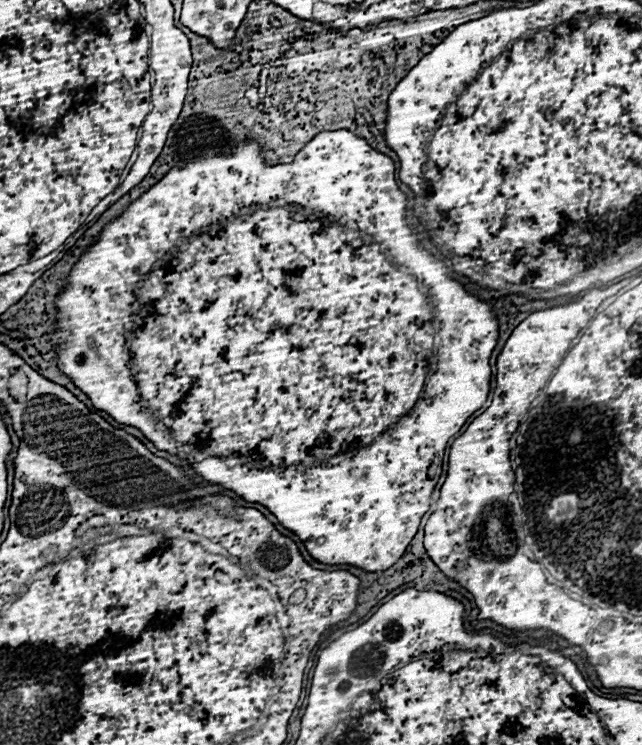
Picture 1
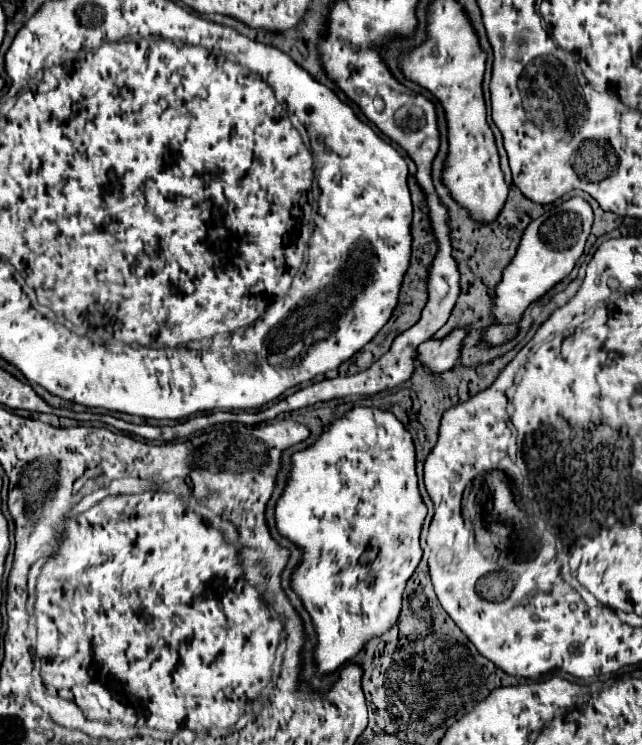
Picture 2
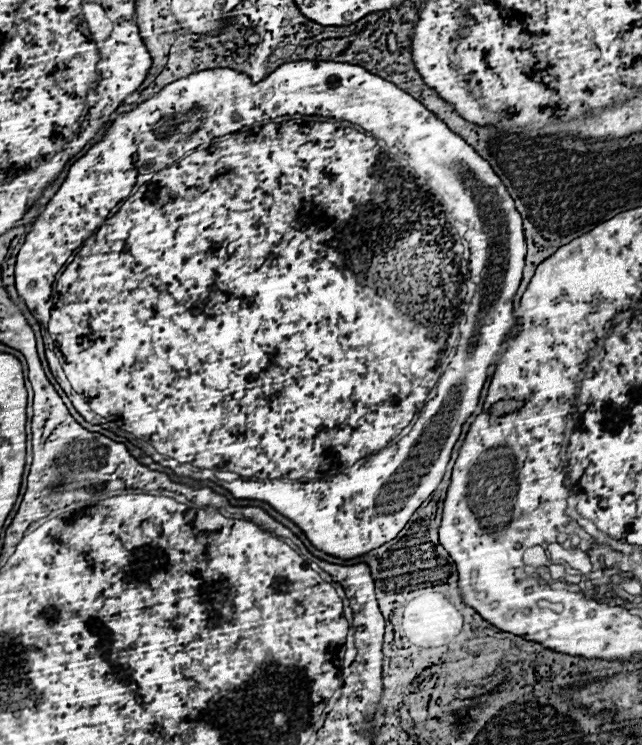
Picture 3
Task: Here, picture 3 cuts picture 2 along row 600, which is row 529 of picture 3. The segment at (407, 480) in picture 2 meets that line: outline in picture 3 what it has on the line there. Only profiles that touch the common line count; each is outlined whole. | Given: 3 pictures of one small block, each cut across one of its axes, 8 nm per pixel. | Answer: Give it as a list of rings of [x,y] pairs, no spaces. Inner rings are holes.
[[[298,60],[298,62],[286,62],[286,64],[282,64],[282,66],[278,66],[278,68],[276,68],[276,70],[274,70],[274,72],[270,72],[270,74],[268,74],[268,76],[266,76],[266,78],[264,78],[264,80],[260,80],[260,82],[256,82],[256,84],[254,84],[254,82],[252,82],[252,80],[250,80],[250,76],[248,76],[248,74],[240,74],[240,72],[236,72],[236,70],[230,70],[230,68],[212,68],[212,70],[202,70],[202,72],[196,72],[196,74],[190,74],[190,76],[186,76],[186,78],[180,78],[180,80],[176,80],[176,82],[174,82],[174,84],[170,84],[170,86],[166,86],[166,88],[162,88],[162,90],[160,90],[160,92],[158,92],[158,94],[156,94],[156,96],[152,96],[152,98],[150,98],[150,100],[146,100],[146,102],[142,102],[142,104],[138,104],[138,106],[136,106],[136,108],[134,108],[134,110],[130,110],[130,112],[124,112],[124,114],[120,114],[120,116],[118,116],[118,118],[116,118],[116,120],[114,120],[114,122],[112,122],[112,124],[110,124],[110,126],[108,126],[108,130],[106,130],[106,134],[104,134],[104,138],[102,138],[102,140],[100,140],[100,142],[96,142],[96,143],[95,143],[95,144],[94,144],[94,145],[93,145],[93,146],[92,146],[92,148],[90,148],[90,150],[88,150],[88,152],[86,152],[86,154],[84,154],[84,156],[82,156],[82,158],[80,158],[80,160],[76,160],[76,162],[74,162],[74,164],[72,164],[72,166],[70,166],[70,170],[68,170],[68,176],[66,176],[66,180],[64,180],[64,184],[62,184],[62,188],[60,188],[60,190],[58,190],[58,192],[56,192],[56,194],[54,194],[54,198],[52,198],[52,200],[50,200],[50,202],[48,202],[48,204],[46,204],[46,208],[44,208],[44,210],[42,210],[42,214],[40,214],[40,216],[38,216],[38,218],[36,218],[36,220],[34,220],[34,224],[32,224],[32,230],[30,230],[30,232],[28,232],[28,234],[26,234],[26,240],[24,240],[24,244],[22,244],[22,248],[20,248],[20,252],[18,252],[18,260],[16,260],[16,290],[18,290],[18,294],[20,294],[20,296],[22,296],[22,298],[24,298],[24,302],[26,302],[26,306],[28,306],[28,308],[30,308],[30,310],[32,310],[32,314],[33,314],[33,315],[34,315],[34,317],[35,317],[35,318],[36,318],[36,319],[37,319],[37,320],[40,320],[40,324],[41,324],[41,326],[42,326],[42,327],[43,327],[43,328],[45,328],[45,329],[47,329],[47,325],[48,325],[48,330],[50,330],[50,334],[52,334],[52,338],[54,338],[54,340],[56,340],[56,346],[58,346],[58,350],[60,350],[60,352],[62,352],[62,354],[64,354],[64,371],[63,371],[63,368],[62,368],[62,365],[61,365],[61,363],[60,363],[60,362],[59,362],[59,359],[58,359],[58,358],[57,358],[57,356],[56,356],[56,355],[55,355],[55,353],[54,353],[54,351],[53,351],[53,350],[51,350],[51,349],[48,349],[48,348],[46,348],[46,349],[45,349],[45,356],[46,356],[46,359],[47,359],[47,361],[48,361],[48,364],[49,364],[49,368],[50,368],[50,370],[51,370],[51,372],[52,372],[52,374],[53,374],[53,375],[54,375],[54,377],[55,377],[55,378],[57,378],[57,379],[56,379],[56,380],[57,380],[57,382],[58,382],[58,383],[59,383],[59,385],[60,385],[60,386],[61,386],[61,388],[62,388],[62,389],[63,389],[63,390],[64,390],[64,392],[65,392],[65,393],[66,393],[66,394],[67,394],[67,396],[68,396],[68,398],[69,398],[69,399],[70,399],[70,401],[71,401],[71,402],[72,402],[72,404],[73,404],[73,406],[74,406],[74,407],[75,407],[75,409],[76,409],[76,410],[77,410],[77,411],[78,411],[78,412],[79,412],[79,413],[80,413],[80,414],[81,414],[81,415],[82,415],[82,416],[83,416],[83,417],[84,417],[84,419],[85,419],[85,420],[86,420],[86,421],[87,421],[87,422],[90,422],[90,423],[93,423],[93,424],[102,424],[102,426],[103,426],[103,425],[106,425],[106,424],[110,424],[110,426],[109,426],[109,429],[110,429],[110,431],[112,431],[112,432],[114,432],[114,433],[115,433],[115,434],[117,434],[117,435],[118,435],[118,436],[122,436],[122,437],[125,437],[125,438],[126,438],[126,439],[128,439],[128,440],[129,440],[129,441],[131,441],[131,442],[132,442],[132,443],[134,443],[134,445],[135,445],[135,446],[138,446],[138,447],[139,447],[139,448],[141,448],[141,449],[142,449],[142,450],[143,450],[143,452],[144,452],[144,453],[145,453],[145,454],[146,454],[146,455],[148,455],[148,456],[150,456],[150,458],[152,458],[152,460],[154,460],[154,462],[156,462],[156,463],[158,463],[158,464],[160,464],[160,465],[161,465],[161,466],[164,466],[164,467],[167,467],[167,468],[172,468],[172,470],[174,470],[174,473],[175,473],[175,474],[176,474],[176,475],[178,475],[178,476],[185,476],[185,477],[188,477],[188,478],[193,478],[193,479],[195,479],[195,480],[199,480],[199,481],[204,481],[204,480],[210,480],[210,481],[213,481],[213,482],[216,482],[216,484],[220,484],[220,486],[224,486],[224,488],[226,488],[226,490],[230,490],[230,492],[232,492],[232,496],[234,496],[234,498],[250,498],[250,500],[262,500],[262,502],[268,502],[268,504],[270,504],[270,506],[272,506],[272,508],[276,508],[276,510],[278,510],[278,512],[280,512],[280,514],[284,514],[284,516],[288,516],[288,518],[290,518],[290,520],[292,520],[292,522],[294,522],[294,524],[296,524],[296,526],[298,526],[298,528],[300,528],[300,530],[302,530],[302,532],[304,532],[304,534],[306,534],[306,536],[308,536],[308,540],[310,540],[310,542],[312,542],[312,544],[314,544],[314,546],[316,546],[316,548],[318,548],[318,550],[322,550],[322,552],[326,552],[326,554],[332,554],[332,556],[336,556],[336,558],[344,558],[344,560],[350,560],[350,558],[356,558],[356,556],[362,556],[362,554],[366,554],[366,552],[370,552],[370,550],[372,550],[372,548],[378,548],[378,546],[380,546],[380,544],[386,544],[386,542],[388,542],[388,540],[392,540],[392,538],[396,538],[396,534],[398,534],[398,532],[400,532],[400,530],[402,530],[402,528],[404,528],[404,524],[406,524],[406,522],[408,522],[408,520],[410,520],[410,516],[412,516],[412,512],[416,512],[416,508],[418,508],[418,506],[420,506],[420,504],[422,504],[422,502],[424,502],[424,500],[426,500],[426,498],[428,498],[428,496],[430,496],[430,494],[432,494],[432,492],[434,492],[434,490],[436,490],[436,486],[438,486],[438,484],[440,484],[440,480],[442,480],[442,476],[444,476],[444,472],[446,472],[446,464],[448,464],[448,462],[450,462],[450,454],[452,454],[452,448],[454,448],[454,444],[456,444],[456,440],[458,440],[458,436],[460,436],[460,432],[462,432],[462,424],[464,424],[464,422],[466,422],[466,420],[468,420],[468,418],[470,418],[470,416],[472,416],[472,412],[474,412],[474,410],[476,410],[476,406],[478,406],[478,400],[480,400],[480,392],[482,392],[482,386],[484,386],[484,382],[486,382],[486,376],[484,376],[484,374],[486,374],[486,372],[488,372],[488,362],[490,362],[490,358],[488,358],[488,356],[486,356],[486,354],[488,354],[488,350],[490,350],[490,344],[488,344],[488,348],[478,348],[478,336],[480,336],[480,332],[482,332],[482,336],[484,336],[484,332],[490,332],[490,334],[492,334],[492,350],[490,350],[490,354],[492,354],[492,362],[494,362],[494,360],[496,360],[496,356],[498,356],[498,352],[500,352],[500,344],[502,344],[502,342],[504,342],[504,336],[506,336],[506,334],[508,334],[508,332],[510,332],[510,330],[512,330],[512,328],[514,328],[514,326],[516,326],[516,318],[514,318],[514,316],[512,316],[512,300],[514,300],[514,294],[516,294],[516,290],[518,290],[518,284],[520,284],[520,280],[522,280],[522,268],[524,268],[524,256],[526,256],[526,242],[524,242],[524,230],[522,230],[522,218],[520,218],[520,212],[518,212],[518,210],[516,210],[516,206],[514,206],[514,200],[512,200],[512,196],[510,196],[510,194],[508,194],[508,190],[506,190],[506,186],[504,186],[504,182],[502,182],[502,180],[500,180],[500,176],[498,176],[498,174],[496,174],[496,172],[494,172],[494,170],[492,170],[492,166],[490,166],[490,164],[488,164],[488,162],[486,162],[486,160],[484,160],[484,158],[482,158],[482,156],[480,156],[480,154],[478,154],[478,152],[476,152],[476,150],[474,150],[474,148],[472,148],[472,146],[470,146],[470,144],[466,144],[466,142],[464,142],[464,140],[462,140],[462,138],[460,138],[460,136],[456,136],[456,134],[454,134],[454,132],[450,132],[450,130],[448,130],[448,126],[446,126],[446,124],[444,124],[444,122],[440,122],[440,120],[438,120],[438,118],[436,118],[436,116],[434,116],[434,114],[432,114],[432,112],[428,112],[428,110],[426,110],[426,108],[424,108],[424,106],[422,106],[422,104],[420,104],[420,102],[418,102],[418,100],[414,100],[414,98],[412,98],[412,96],[410,96],[410,94],[406,94],[406,92],[404,92],[404,90],[400,90],[400,88],[396,88],[396,86],[394,86],[394,84],[392,84],[392,82],[388,82],[388,80],[382,80],[382,78],[380,78],[380,76],[376,76],[376,74],[370,74],[370,72],[368,72],[368,70],[366,70],[366,68],[362,68],[362,66],[358,66],[358,64],[346,64],[346,62],[322,62],[322,60]],[[356,106],[358,106],[358,108],[356,108]],[[196,109],[198,109],[198,110],[199,110],[199,111],[203,111],[203,112],[202,112],[202,114],[194,114],[194,116],[191,116],[191,115],[192,115],[192,114],[193,114],[193,113],[194,113],[194,112],[195,112],[195,110],[196,110]],[[178,113],[182,113],[182,114],[178,114]],[[174,114],[176,114],[176,116],[174,116]],[[186,114],[187,114],[187,115],[189,115],[189,116],[186,116]],[[282,114],[320,114],[320,116],[323,116],[323,117],[327,117],[327,118],[332,118],[332,119],[336,119],[336,120],[344,120],[344,121],[348,121],[348,122],[358,122],[358,124],[360,124],[360,126],[362,126],[362,128],[364,128],[364,130],[368,130],[368,132],[372,132],[372,136],[373,136],[373,137],[374,137],[374,138],[372,138],[372,136],[366,136],[366,134],[362,134],[362,132],[358,132],[358,130],[354,130],[354,128],[340,128],[340,126],[339,126],[339,125],[338,125],[338,124],[336,124],[336,123],[334,123],[334,122],[302,122],[302,121],[301,121],[301,120],[299,120],[299,121],[297,121],[297,120],[290,120],[290,121],[284,121],[284,122],[280,122],[280,124],[268,124],[268,128],[262,128],[262,130],[260,130],[260,132],[258,132],[258,134],[248,134],[248,132],[236,132],[236,130],[240,130],[240,128],[244,128],[244,126],[248,126],[248,124],[254,124],[254,122],[258,122],[258,120],[260,120],[260,122],[262,122],[262,120],[266,120],[266,118],[268,118],[268,120],[270,120],[270,118],[276,118],[276,116],[282,116]],[[162,118],[164,118],[164,120],[162,120]],[[156,120],[158,120],[158,122],[156,122]],[[290,124],[294,124],[294,126],[290,126]],[[228,132],[234,132],[234,134],[230,134],[230,138],[226,138],[226,140],[222,140],[222,142],[218,142],[218,144],[212,144],[212,146],[210,146],[210,148],[206,148],[206,150],[196,150],[196,148],[198,148],[198,146],[200,146],[200,144],[204,144],[204,142],[210,142],[210,140],[214,140],[214,138],[218,138],[218,136],[224,136],[224,134],[228,134]],[[378,140],[383,140],[383,141],[384,141],[384,142],[386,142],[386,145],[387,145],[387,146],[388,146],[388,147],[389,147],[389,148],[390,148],[390,152],[384,152],[384,150],[382,150],[382,148],[380,148],[380,146],[378,146]],[[192,150],[196,150],[196,152],[192,152]],[[188,152],[192,152],[192,154],[190,154],[190,156],[186,156],[186,154],[188,154]],[[390,153],[391,153],[391,154],[390,154]],[[170,156],[172,156],[172,158],[174,158],[174,160],[178,160],[178,158],[180,158],[180,156],[186,156],[186,158],[182,158],[182,160],[178,160],[178,162],[174,162],[174,164],[172,164],[172,166],[168,166],[168,164],[170,164]],[[308,158],[310,158],[310,160],[308,160]],[[408,160],[410,160],[410,162],[408,162]],[[166,166],[168,166],[168,168],[166,168]],[[160,168],[164,168],[164,170],[160,170]],[[412,168],[414,168],[414,170],[412,170]],[[158,170],[160,170],[160,172],[158,172]],[[144,172],[156,172],[156,174],[154,174],[154,178],[152,178],[152,173],[149,173],[149,174],[144,174]],[[138,174],[139,174],[139,175],[138,175]],[[142,174],[143,174],[143,175],[142,175]],[[136,176],[137,176],[137,182],[136,182]],[[151,179],[152,179],[152,180],[151,180]],[[149,181],[150,181],[150,182],[149,182]],[[134,184],[135,184],[135,186],[134,186]],[[143,184],[144,184],[144,186],[142,186],[142,185],[143,185]],[[138,187],[140,187],[140,188],[138,188]],[[132,188],[133,188],[133,191],[132,191],[132,196],[130,196],[130,190],[132,190]],[[137,189],[138,189],[138,192],[136,192],[136,191],[137,191]],[[386,190],[390,190],[390,192],[386,192]],[[135,192],[136,192],[136,194],[134,194],[134,193],[135,193]],[[128,196],[130,196],[130,198],[128,198]],[[124,198],[128,198],[128,200],[126,200],[126,202],[122,202],[122,200],[124,200]],[[118,202],[122,202],[122,206],[120,206],[120,210],[118,210],[118,212],[116,212],[116,214],[114,214],[114,216],[112,216],[112,218],[108,218],[108,216],[110,216],[110,210],[112,210],[112,208],[114,208],[114,206],[116,206],[116,204],[118,204]],[[384,208],[386,208],[386,218],[384,218]],[[408,208],[412,208],[412,212],[408,212]],[[450,212],[452,212],[452,214],[450,214]],[[106,218],[108,218],[108,220],[106,220]],[[104,220],[106,220],[106,222],[104,222]],[[458,220],[460,220],[460,222],[462,222],[462,224],[464,224],[464,226],[466,226],[466,232],[464,232],[464,234],[462,234],[462,232],[460,232],[460,222],[458,222]],[[100,224],[102,224],[102,226],[100,226]],[[96,228],[98,228],[98,230],[96,230]],[[94,230],[96,230],[96,232],[94,232]],[[92,232],[94,232],[94,234],[92,234]],[[88,236],[90,236],[90,238],[88,238]],[[86,238],[88,238],[88,240],[86,240]],[[84,240],[86,240],[86,242],[84,242]],[[83,244],[84,244],[84,246],[82,246],[82,245],[83,245]],[[81,246],[82,246],[82,248],[80,248],[80,247],[81,247]],[[79,248],[80,248],[80,252],[78,252],[78,254],[76,254],[76,256],[74,256],[74,260],[72,260],[72,262],[70,262],[70,264],[68,264],[68,266],[66,266],[66,270],[64,270],[64,272],[62,272],[62,276],[60,276],[60,280],[58,280],[58,282],[56,282],[56,286],[54,286],[54,294],[52,294],[52,286],[53,286],[53,284],[54,284],[54,280],[56,280],[56,274],[58,274],[58,272],[60,272],[60,268],[62,268],[62,266],[64,266],[64,264],[66,264],[66,260],[68,260],[68,258],[70,258],[70,256],[72,256],[72,254],[74,254],[74,250],[77,250],[77,249],[79,249]],[[384,254],[386,254],[386,294],[384,294]],[[472,284],[476,284],[476,290],[474,290],[474,296],[472,296],[472,300],[470,300],[470,306],[468,306],[468,304],[466,304],[466,294],[470,294],[470,288],[472,288]],[[51,295],[52,295],[52,296],[54,296],[54,300],[56,300],[56,304],[54,304],[54,301],[53,301],[53,299],[51,299],[51,298],[52,298],[52,296],[51,296]],[[432,296],[434,296],[434,302],[432,302]],[[48,298],[50,298],[50,300],[48,300]],[[46,300],[48,300],[48,301],[47,301],[47,302],[46,302]],[[400,304],[402,304],[402,310],[400,310]],[[53,305],[54,305],[54,308],[52,308],[52,307],[53,307]],[[51,309],[52,309],[52,316],[50,316],[50,311],[51,311]],[[49,320],[50,320],[50,324],[48,324],[48,322],[49,322]],[[462,320],[464,320],[464,322],[462,322]],[[460,322],[462,322],[462,328],[460,328]],[[474,324],[476,324],[476,326],[474,326]],[[486,328],[488,328],[488,330],[486,330]],[[478,330],[480,330],[480,332],[478,332]],[[460,332],[462,332],[462,334],[460,334]],[[456,340],[458,340],[458,342],[456,342]],[[454,342],[456,342],[456,352],[454,352],[454,356],[452,356],[452,360],[450,360],[450,364],[448,364],[448,368],[446,368],[446,370],[444,370],[444,368],[443,368],[443,367],[442,367],[442,365],[440,365],[440,352],[444,352],[444,356],[446,356],[446,354],[448,354],[448,348],[450,348],[450,346],[452,346],[452,344],[454,344]],[[468,346],[474,346],[474,348],[468,348]],[[478,366],[480,366],[480,368],[478,368]],[[472,368],[474,368],[474,370],[476,370],[476,368],[478,368],[478,370],[480,370],[480,372],[478,372],[478,376],[472,376]],[[484,370],[486,370],[486,372],[484,372]],[[64,372],[66,372],[66,376],[68,376],[68,379],[66,379],[66,376],[65,376],[65,373],[64,373]],[[482,376],[484,376],[484,380],[482,380]],[[68,380],[70,380],[70,383],[69,383],[69,381],[68,381]],[[466,380],[472,380],[472,384],[474,384],[474,386],[468,386],[468,382],[466,382]],[[70,384],[72,384],[72,387],[71,387],[71,385],[70,385]],[[72,388],[74,388],[74,390],[76,390],[76,392],[74,392],[74,390],[73,390],[73,389],[72,389]],[[77,392],[80,392],[80,394],[78,394],[78,393],[77,393]],[[81,394],[84,394],[84,396],[86,396],[86,399],[85,399],[85,398],[84,398],[84,397],[83,397],[83,395],[81,395]],[[476,398],[478,398],[478,400],[476,400]],[[429,399],[430,399],[430,400],[429,400]],[[87,400],[88,400],[88,401],[87,401]],[[89,404],[90,404],[90,405],[89,405]],[[90,406],[92,406],[92,410],[94,410],[94,412],[96,412],[96,413],[94,413],[94,412],[93,412],[93,411],[92,411],[92,410],[91,410],[91,408],[90,408]],[[422,406],[424,406],[424,408],[422,408]],[[420,408],[422,408],[422,410],[420,410]],[[97,414],[100,414],[100,416],[99,416],[99,415],[97,415]],[[417,414],[418,414],[418,420],[416,420],[416,424],[414,424],[414,426],[412,426],[412,430],[410,430],[410,433],[409,433],[409,434],[408,434],[408,435],[406,435],[406,436],[404,436],[404,437],[403,437],[403,438],[398,438],[398,439],[397,439],[397,442],[396,442],[396,443],[394,443],[394,442],[393,442],[393,441],[392,441],[392,442],[390,442],[390,443],[389,443],[389,444],[388,444],[388,440],[392,440],[392,438],[394,438],[394,432],[400,432],[400,430],[402,430],[402,428],[406,428],[406,426],[408,426],[408,425],[409,425],[409,424],[410,424],[410,423],[411,423],[411,422],[412,422],[412,420],[413,420],[413,419],[414,419],[414,418],[415,418],[415,417],[416,417],[416,416],[417,416]],[[101,416],[104,416],[104,418],[110,418],[110,416],[112,416],[112,418],[116,418],[116,420],[118,420],[118,426],[120,426],[120,428],[122,428],[122,430],[121,430],[121,429],[120,429],[120,428],[118,428],[118,427],[117,427],[117,426],[116,426],[116,424],[115,424],[115,422],[109,422],[109,423],[108,423],[108,420],[106,420],[106,419],[104,419],[104,418],[102,418],[102,417],[101,417]],[[106,422],[107,422],[107,423],[106,423]],[[103,423],[104,423],[104,424],[103,424]],[[123,430],[126,430],[126,432],[125,432],[125,431],[123,431]],[[186,430],[188,430],[188,432],[190,432],[190,434],[192,434],[192,432],[194,432],[194,434],[196,434],[196,436],[194,436],[194,438],[190,438],[190,440],[188,440],[188,438],[186,438],[186,436],[184,436],[184,432],[186,432]],[[128,432],[132,432],[132,434],[134,434],[134,436],[136,436],[136,438],[140,438],[140,440],[139,440],[139,439],[136,439],[136,438],[134,438],[134,436],[133,436],[133,435],[132,435],[132,434],[131,434],[131,433],[128,433]],[[290,438],[294,438],[294,440],[302,440],[302,442],[296,442],[296,444],[290,444],[290,442],[292,442],[292,440],[290,440]],[[144,440],[148,440],[148,442],[150,442],[150,444],[152,444],[152,446],[154,446],[154,448],[155,448],[155,449],[154,449],[154,448],[152,448],[152,446],[150,446],[150,444],[148,444],[148,442],[144,442]],[[274,444],[286,444],[286,448],[284,448],[284,454],[282,454],[282,452],[280,452],[280,450],[274,450]],[[386,444],[388,444],[388,446],[386,446]],[[384,446],[386,446],[386,448],[384,448]],[[380,448],[384,448],[384,450],[380,450]],[[378,450],[380,450],[380,452],[378,452]],[[156,451],[157,451],[157,452],[156,452]],[[374,452],[376,452],[376,454],[374,454]],[[159,453],[160,453],[160,454],[159,454]],[[161,454],[162,454],[162,455],[161,455]],[[368,454],[372,454],[372,456],[368,456]],[[163,455],[164,455],[164,456],[163,456]],[[364,456],[368,456],[368,462],[366,462],[366,464],[362,464],[362,466],[360,466],[360,468],[358,468],[358,470],[356,470],[356,472],[350,472],[350,474],[338,474],[338,476],[334,476],[334,478],[330,478],[330,475],[328,475],[328,474],[327,474],[327,480],[324,480],[324,479],[319,479],[319,480],[307,480],[307,481],[303,481],[303,482],[300,482],[300,481],[298,481],[298,480],[300,480],[300,478],[318,478],[318,476],[322,476],[322,474],[324,474],[324,472],[342,472],[342,470],[344,470],[344,468],[348,468],[348,466],[352,466],[352,464],[354,464],[354,462],[358,462],[358,460],[360,460],[360,458],[364,458]],[[172,458],[174,458],[174,460],[172,460]],[[176,460],[178,460],[178,462],[176,462]],[[185,463],[190,463],[190,464],[185,464]],[[192,465],[193,465],[193,466],[192,466]],[[194,466],[195,466],[195,467],[198,467],[198,468],[194,468]],[[199,468],[200,468],[200,469],[202,469],[202,470],[200,470],[200,469],[199,469]],[[213,468],[216,468],[216,470],[230,470],[230,472],[236,472],[236,474],[240,474],[240,476],[244,476],[244,478],[250,478],[250,476],[256,476],[256,478],[258,478],[258,476],[260,476],[260,474],[262,474],[262,478],[270,478],[270,472],[274,472],[274,470],[278,470],[278,476],[286,476],[286,474],[292,474],[292,480],[290,480],[290,479],[288,479],[288,478],[281,478],[281,479],[275,479],[275,480],[269,480],[269,479],[266,479],[266,480],[251,480],[251,479],[247,479],[247,480],[244,480],[244,478],[240,478],[240,480],[234,480],[234,482],[224,482],[224,480],[218,480],[218,478],[216,478],[216,476],[215,476],[215,472],[214,472],[214,470],[212,470],[212,469],[213,469]],[[293,480],[295,480],[295,481],[293,481]],[[410,492],[412,492],[412,494],[410,494]]]

